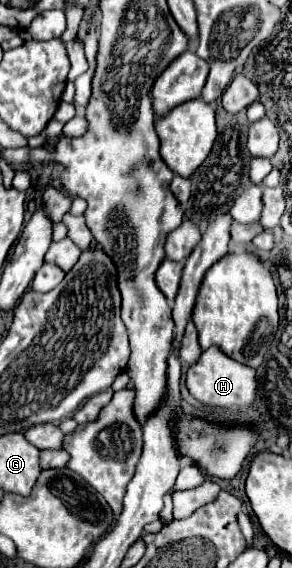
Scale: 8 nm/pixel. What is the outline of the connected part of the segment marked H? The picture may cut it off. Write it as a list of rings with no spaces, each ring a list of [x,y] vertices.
[[[211,347],[203,351],[197,365],[189,367],[187,389],[199,403],[207,407],[221,407],[221,409],[249,407],[257,397],[257,377],[255,377],[255,369],[227,357],[219,347]]]

